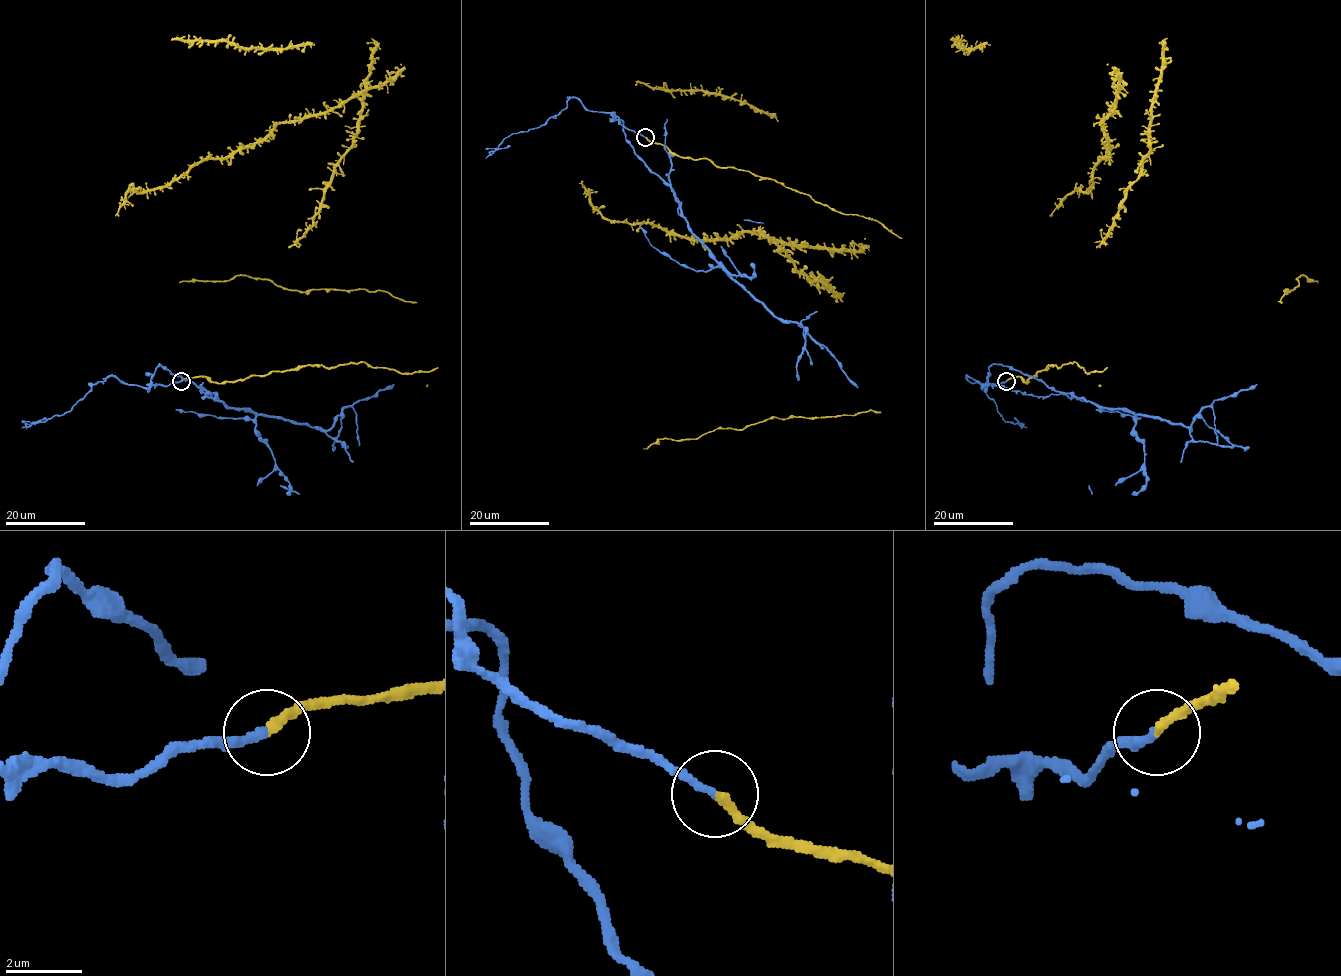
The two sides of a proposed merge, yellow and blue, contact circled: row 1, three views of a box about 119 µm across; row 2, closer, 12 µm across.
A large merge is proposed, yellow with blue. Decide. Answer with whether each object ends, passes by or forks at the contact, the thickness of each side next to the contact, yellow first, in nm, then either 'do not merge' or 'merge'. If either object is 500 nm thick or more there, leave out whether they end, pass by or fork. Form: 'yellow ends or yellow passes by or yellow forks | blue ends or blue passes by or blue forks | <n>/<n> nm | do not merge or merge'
yellow ends | blue ends | 240/200 nm | do not merge

